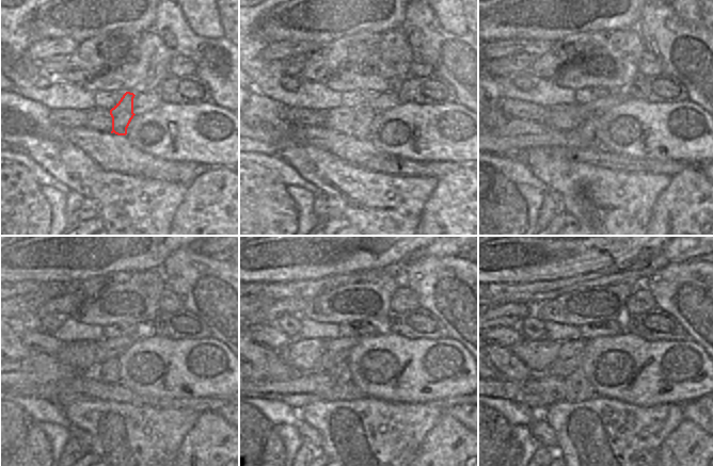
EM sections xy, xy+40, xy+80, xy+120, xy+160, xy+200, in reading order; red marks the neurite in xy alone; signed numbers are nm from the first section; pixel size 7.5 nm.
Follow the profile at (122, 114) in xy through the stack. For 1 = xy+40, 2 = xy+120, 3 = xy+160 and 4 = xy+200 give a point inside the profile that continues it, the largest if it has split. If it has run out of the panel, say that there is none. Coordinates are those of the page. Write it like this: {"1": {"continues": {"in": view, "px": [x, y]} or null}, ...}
{"1": {"continues": {"in": "xy+40", "px": [362, 115]}}, "2": {"continues": {"in": "xy+120", "px": [108, 371]}}, "3": {"continues": {"in": "xy+160", "px": [341, 374]}}, "4": {"continues": {"in": "xy+200", "px": [579, 388]}}}

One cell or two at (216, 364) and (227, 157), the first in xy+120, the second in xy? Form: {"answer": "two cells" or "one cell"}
{"answer": "one cell"}

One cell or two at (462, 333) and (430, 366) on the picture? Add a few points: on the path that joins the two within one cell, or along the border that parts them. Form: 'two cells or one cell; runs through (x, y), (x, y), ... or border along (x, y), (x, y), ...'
two cells; border along (449, 337), (454, 338), (466, 351)

